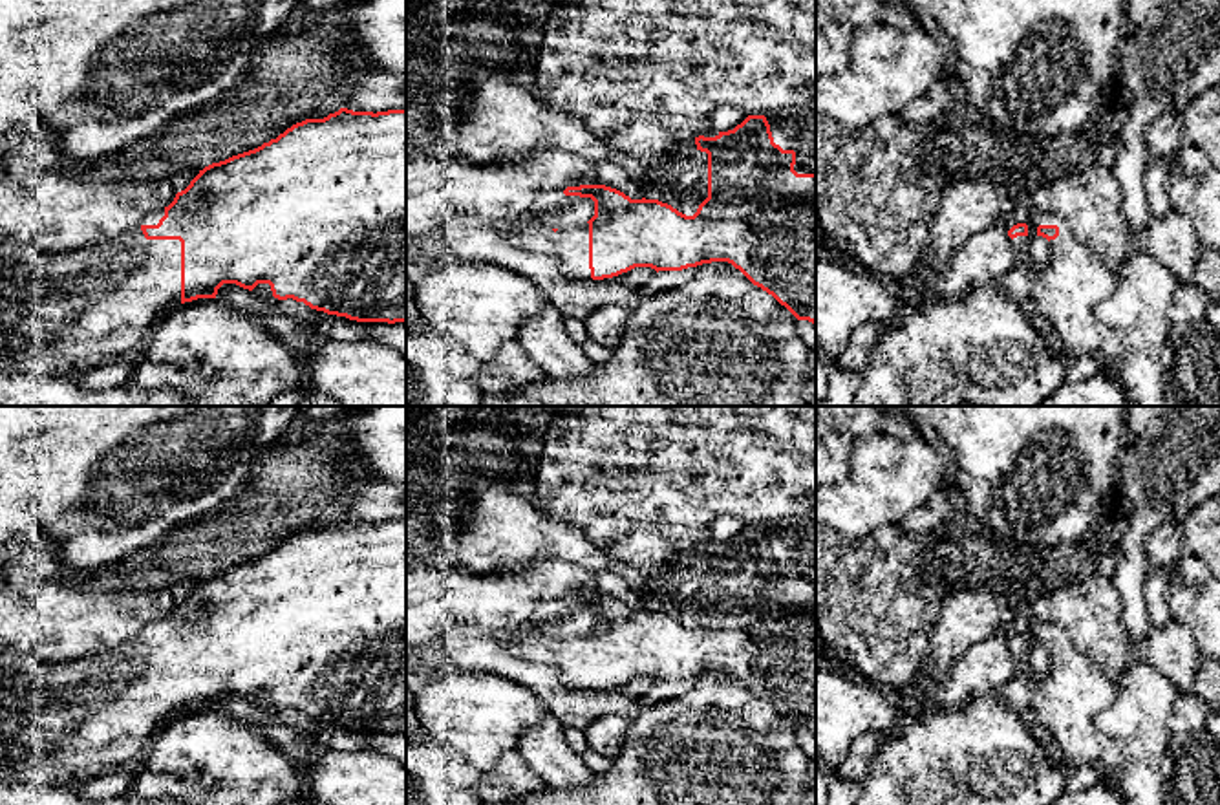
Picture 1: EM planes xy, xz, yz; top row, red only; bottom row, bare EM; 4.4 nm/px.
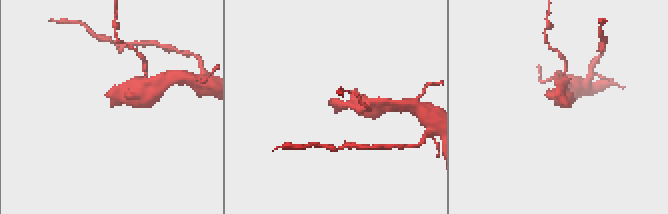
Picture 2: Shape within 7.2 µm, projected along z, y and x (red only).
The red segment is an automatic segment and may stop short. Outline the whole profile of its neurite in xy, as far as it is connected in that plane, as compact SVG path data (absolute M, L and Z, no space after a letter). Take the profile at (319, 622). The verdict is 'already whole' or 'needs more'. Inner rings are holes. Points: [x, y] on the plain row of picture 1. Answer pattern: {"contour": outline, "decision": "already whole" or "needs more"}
{"contour": "M340 518L324 529L296 532L254 560L205 576L185 600L176 604L168 617L152 620L135 639L93 657L46 662L7 649L0 655L0 781L77 787L88 779L137 765L152 735L166 721L198 708L216 708L223 693L236 693L249 701L258 693L269 693L273 706L278 710L293 708L311 719L357 732L406 732L406 520L373 523Z", "decision": "needs more"}

